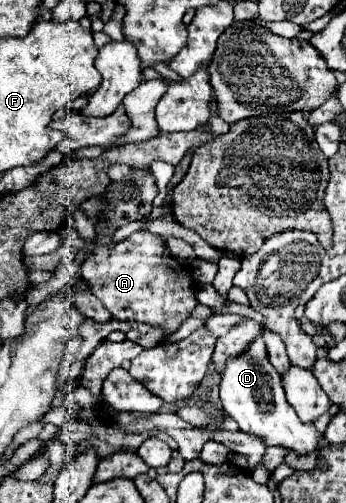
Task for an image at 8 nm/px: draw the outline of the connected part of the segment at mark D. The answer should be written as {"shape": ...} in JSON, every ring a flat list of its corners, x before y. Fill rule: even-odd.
{"shape":[[262,338,252,340,250,348,240,356,230,356,220,372,220,402,224,412,232,416,240,430,264,438,268,446,284,446,298,454,308,454,318,448,320,438,314,424,302,424,294,408,286,400,282,376,268,360,266,344]]}

